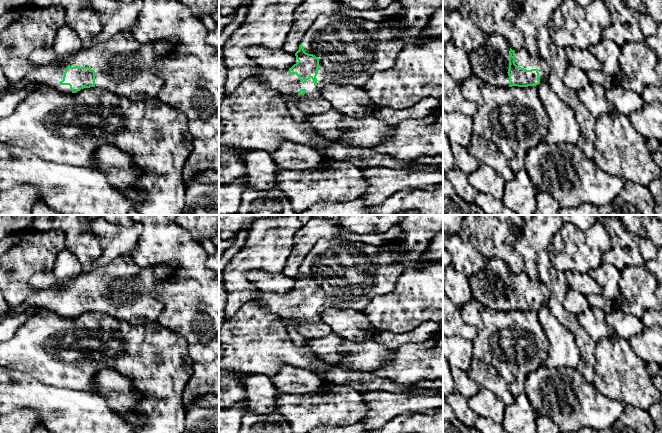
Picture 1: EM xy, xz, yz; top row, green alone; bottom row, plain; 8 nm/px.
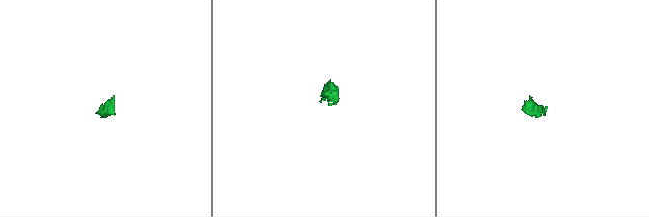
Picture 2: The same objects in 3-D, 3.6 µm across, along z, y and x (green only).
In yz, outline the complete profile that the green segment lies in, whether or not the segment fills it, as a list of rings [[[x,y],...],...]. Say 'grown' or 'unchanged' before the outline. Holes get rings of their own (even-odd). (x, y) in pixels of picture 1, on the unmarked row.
grown; [[[486,259],[485,267],[468,278],[473,300],[497,311],[537,311],[548,302],[548,288],[537,280],[531,279],[525,271],[512,274],[501,259]]]

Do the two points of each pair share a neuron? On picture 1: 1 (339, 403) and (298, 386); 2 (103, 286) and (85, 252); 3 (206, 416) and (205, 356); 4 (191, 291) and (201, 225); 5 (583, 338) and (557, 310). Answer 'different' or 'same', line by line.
1: different
2: different
3: same
4: different
5: same

